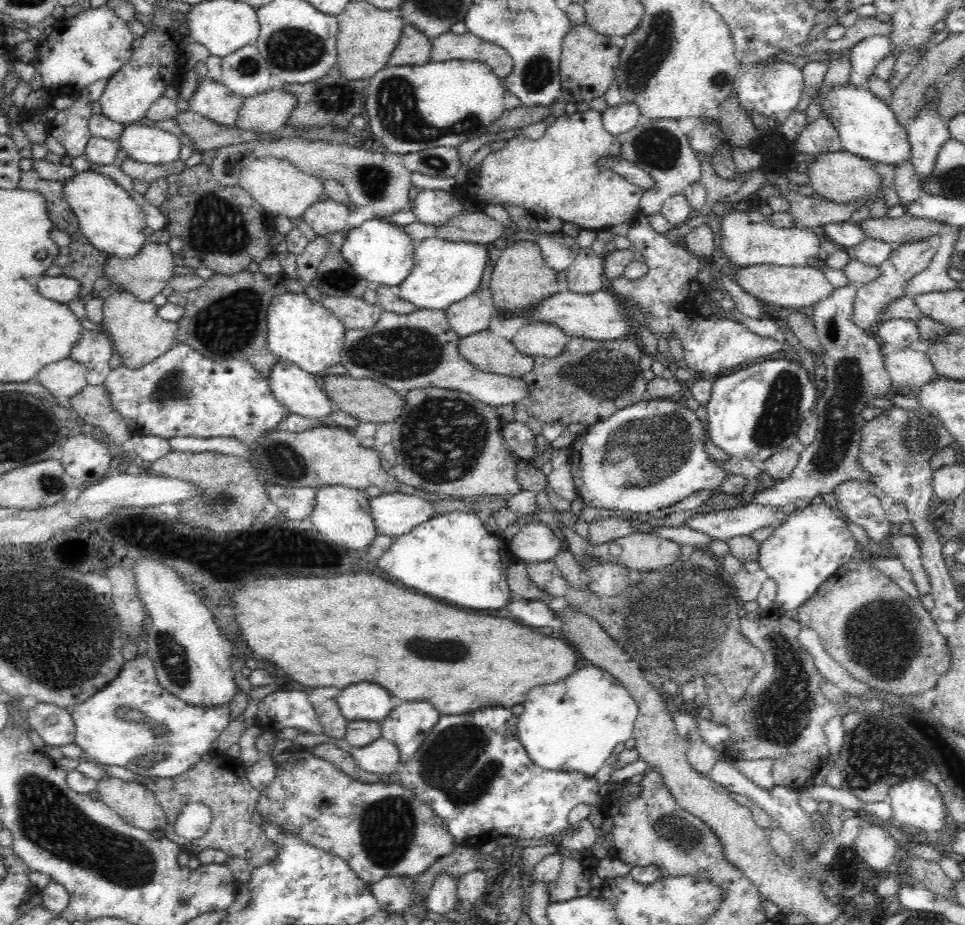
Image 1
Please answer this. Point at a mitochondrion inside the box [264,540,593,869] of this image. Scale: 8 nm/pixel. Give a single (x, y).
(456, 762)

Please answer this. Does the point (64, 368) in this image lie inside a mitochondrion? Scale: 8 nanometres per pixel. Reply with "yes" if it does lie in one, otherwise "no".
no

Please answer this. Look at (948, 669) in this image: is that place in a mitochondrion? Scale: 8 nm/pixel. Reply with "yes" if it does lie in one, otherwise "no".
no

